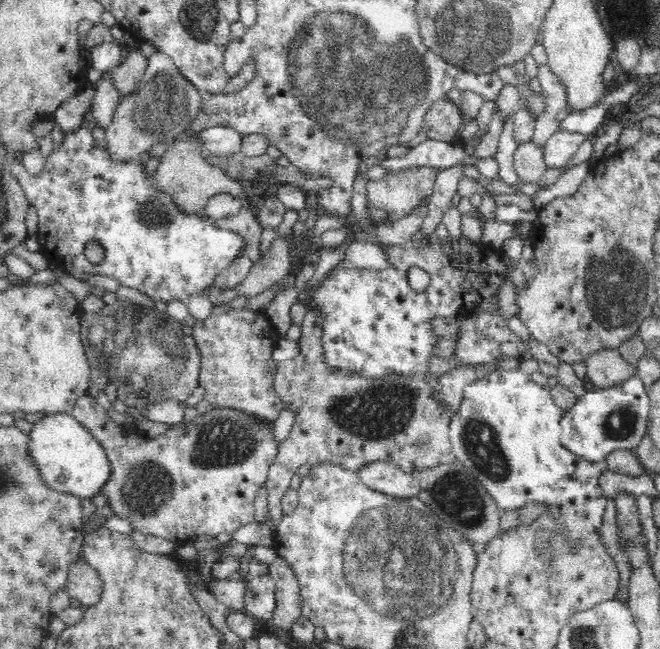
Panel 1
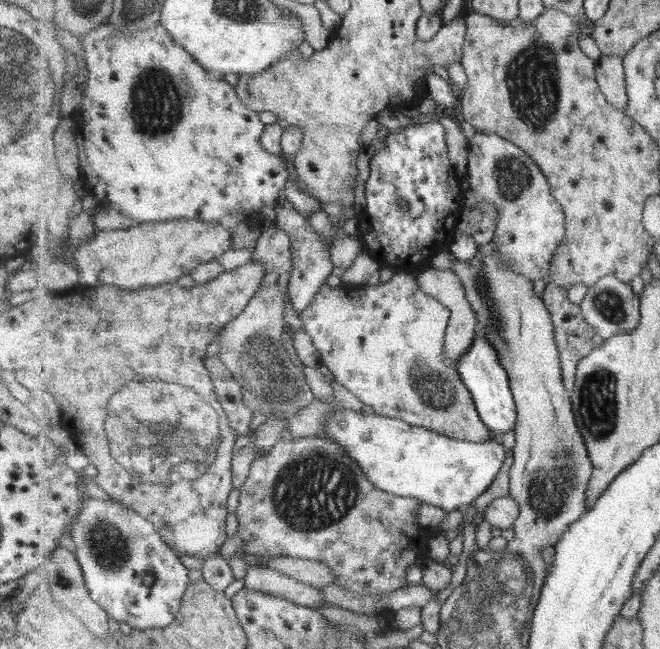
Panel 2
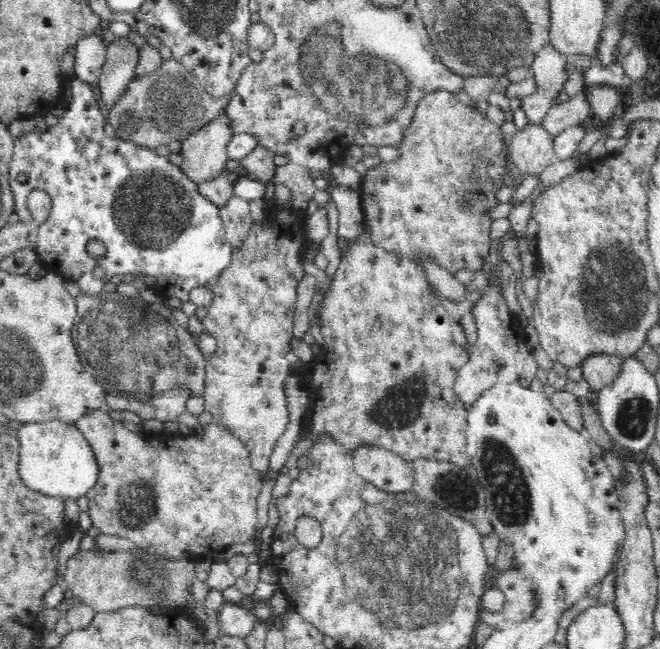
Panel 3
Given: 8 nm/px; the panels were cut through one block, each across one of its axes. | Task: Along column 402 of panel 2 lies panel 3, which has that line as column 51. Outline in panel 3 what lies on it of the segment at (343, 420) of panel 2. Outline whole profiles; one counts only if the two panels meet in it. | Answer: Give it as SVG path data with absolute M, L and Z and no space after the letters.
M58 419L26 423L16 437L20 441L19 474L32 490L51 497L78 499L98 482L100 468L94 449L75 424Z

